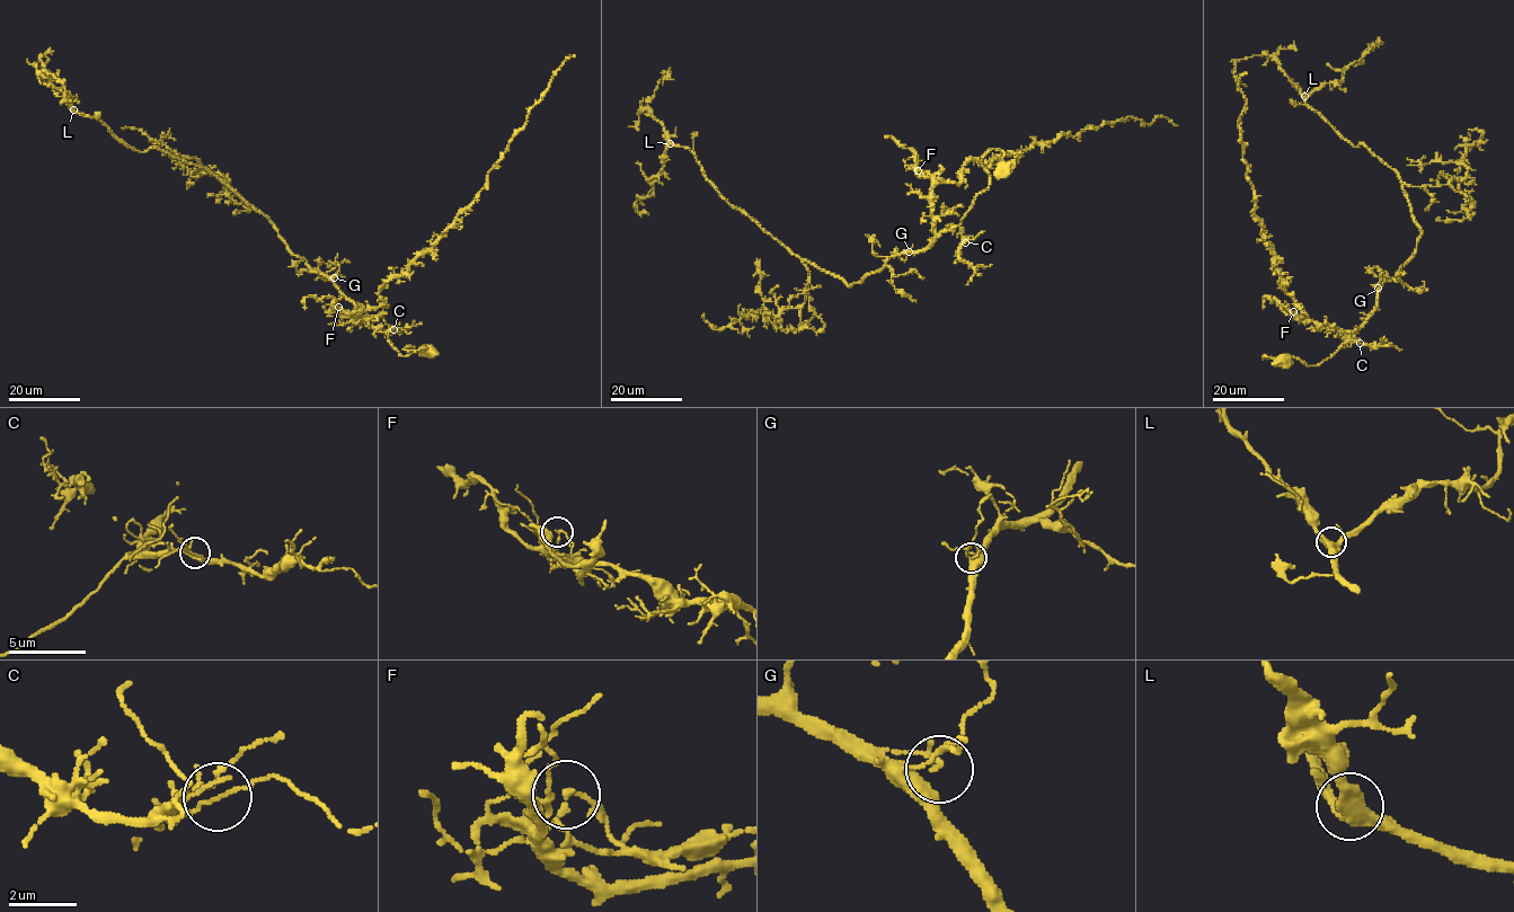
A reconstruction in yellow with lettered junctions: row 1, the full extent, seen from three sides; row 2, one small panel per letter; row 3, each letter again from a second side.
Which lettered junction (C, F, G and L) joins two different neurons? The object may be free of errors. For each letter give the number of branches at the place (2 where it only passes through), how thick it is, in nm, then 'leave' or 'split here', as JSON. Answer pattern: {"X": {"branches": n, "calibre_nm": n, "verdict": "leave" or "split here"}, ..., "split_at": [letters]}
{"C": {"branches": 2, "calibre_nm": 90, "verdict": "leave"}, "F": {"branches": 2, "calibre_nm": 120, "verdict": "split here"}, "G": {"branches": 1, "calibre_nm": 140, "verdict": "leave"}, "L": {"branches": 3, "calibre_nm": 400, "verdict": "leave"}, "split_at": ["F"]}

